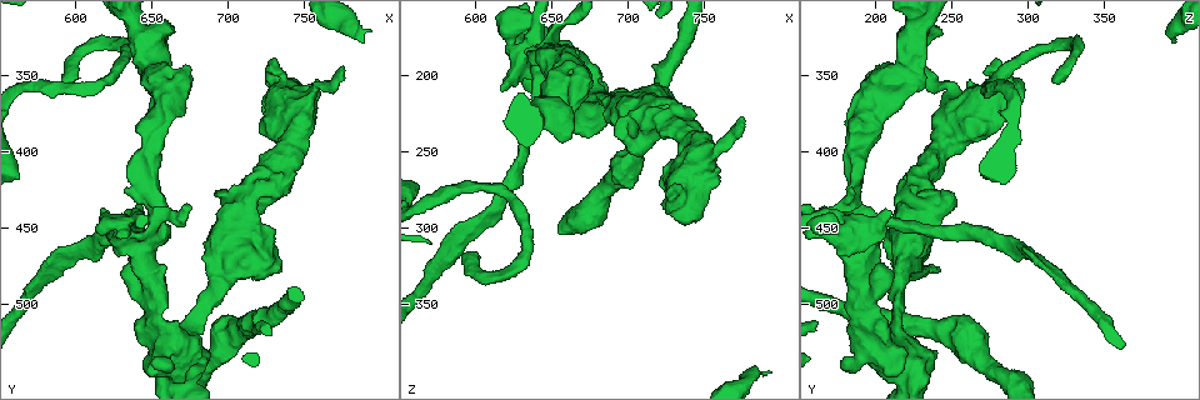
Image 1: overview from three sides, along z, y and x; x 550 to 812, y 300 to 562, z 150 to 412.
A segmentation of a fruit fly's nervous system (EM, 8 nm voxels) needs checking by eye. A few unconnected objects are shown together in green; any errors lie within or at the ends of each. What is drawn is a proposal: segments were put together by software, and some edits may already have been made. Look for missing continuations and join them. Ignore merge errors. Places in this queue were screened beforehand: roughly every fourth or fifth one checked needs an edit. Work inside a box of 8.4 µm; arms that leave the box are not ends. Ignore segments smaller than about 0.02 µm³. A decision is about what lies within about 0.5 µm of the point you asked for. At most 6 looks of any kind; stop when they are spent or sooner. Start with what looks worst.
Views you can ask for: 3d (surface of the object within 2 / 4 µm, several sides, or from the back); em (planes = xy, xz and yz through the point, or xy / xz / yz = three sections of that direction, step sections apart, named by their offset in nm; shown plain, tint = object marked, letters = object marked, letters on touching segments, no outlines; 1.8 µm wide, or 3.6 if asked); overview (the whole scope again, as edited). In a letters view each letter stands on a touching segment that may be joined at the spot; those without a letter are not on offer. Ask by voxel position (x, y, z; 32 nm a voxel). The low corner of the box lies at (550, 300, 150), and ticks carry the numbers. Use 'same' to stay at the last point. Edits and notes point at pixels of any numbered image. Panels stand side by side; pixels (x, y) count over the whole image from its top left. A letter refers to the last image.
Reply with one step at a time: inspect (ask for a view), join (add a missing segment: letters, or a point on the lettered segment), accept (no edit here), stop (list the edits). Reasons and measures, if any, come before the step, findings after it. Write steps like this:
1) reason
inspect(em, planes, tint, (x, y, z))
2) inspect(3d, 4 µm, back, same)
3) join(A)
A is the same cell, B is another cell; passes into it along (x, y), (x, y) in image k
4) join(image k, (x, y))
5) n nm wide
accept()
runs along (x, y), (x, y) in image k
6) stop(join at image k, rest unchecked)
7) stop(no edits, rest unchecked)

an open end
inspect(em, planes, letters, (590, 356, 318))

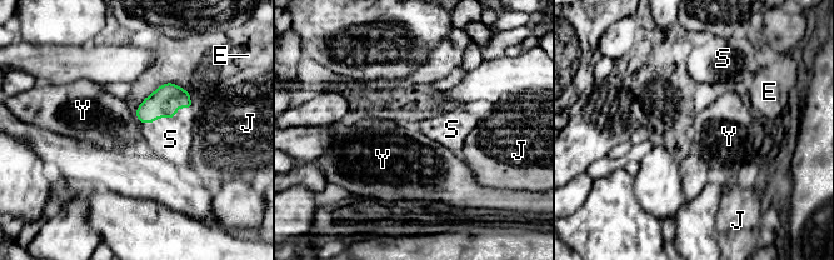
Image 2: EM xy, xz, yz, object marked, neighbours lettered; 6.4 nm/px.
S touches over 360 nm
join(image 2, (170, 139))
S is the same cell, E, J and Y are other cells; it goes on there

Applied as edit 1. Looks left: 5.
long arm stops here
inspect(em, planes, letters, (790, 328, 398))

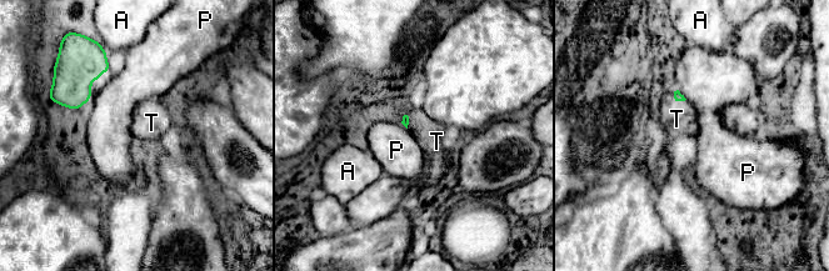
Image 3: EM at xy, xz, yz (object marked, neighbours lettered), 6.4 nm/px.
join(image 3, (677, 119))
T is the same cell, A and P are other cells; passes into it along (678, 95), (677, 100), (677, 119) in image 3; it goes on there

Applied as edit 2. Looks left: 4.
inspect(overview)

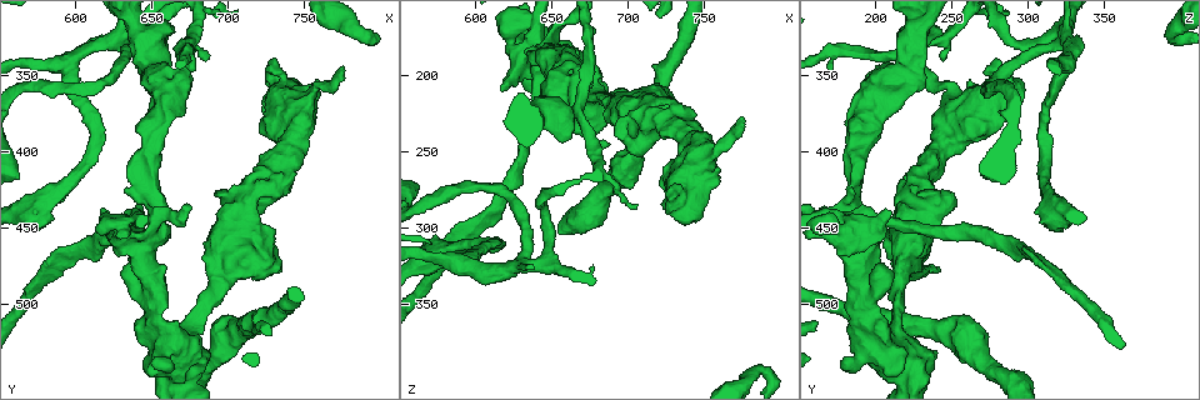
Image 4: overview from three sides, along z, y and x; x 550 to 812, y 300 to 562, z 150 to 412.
arms part here
inspect(em, planes, letters, (702, 524, 254))

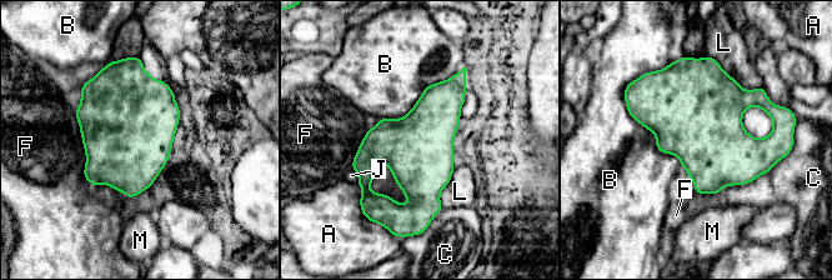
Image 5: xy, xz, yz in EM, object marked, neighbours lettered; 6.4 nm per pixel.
B touches over 650 nm
accept()
A, B, C, F, J, L and M are other cells; border along (464, 66), (402, 116), (379, 119) in image 5; none of them fits

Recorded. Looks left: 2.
stop(join at image 2, join at image 3, rest unchecked)

